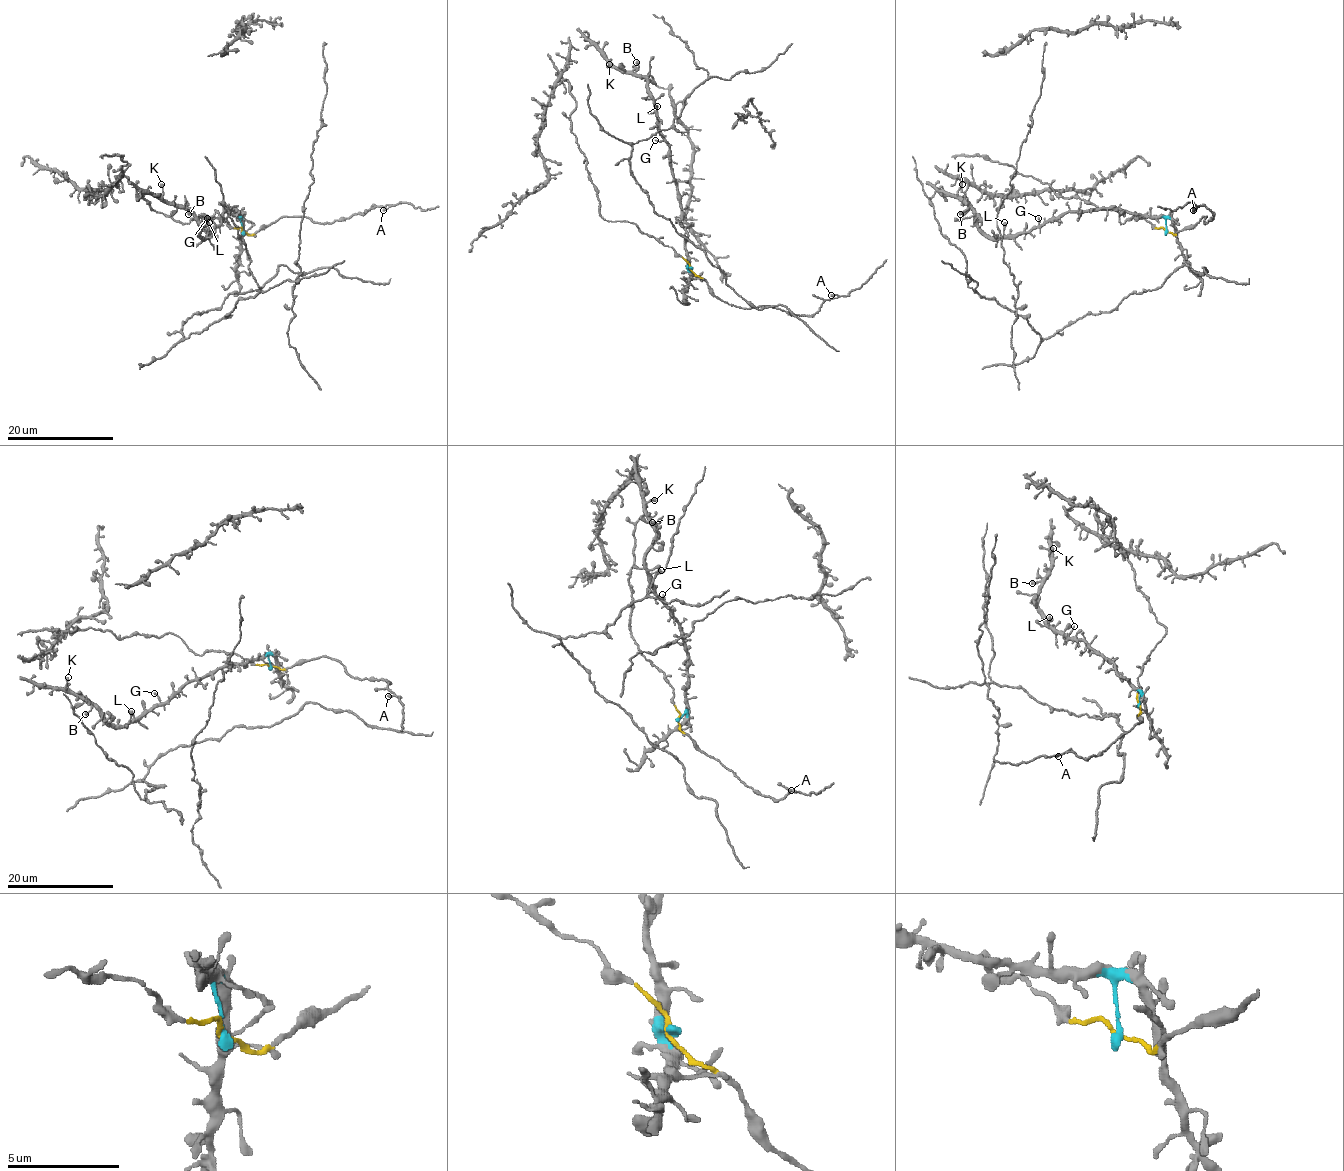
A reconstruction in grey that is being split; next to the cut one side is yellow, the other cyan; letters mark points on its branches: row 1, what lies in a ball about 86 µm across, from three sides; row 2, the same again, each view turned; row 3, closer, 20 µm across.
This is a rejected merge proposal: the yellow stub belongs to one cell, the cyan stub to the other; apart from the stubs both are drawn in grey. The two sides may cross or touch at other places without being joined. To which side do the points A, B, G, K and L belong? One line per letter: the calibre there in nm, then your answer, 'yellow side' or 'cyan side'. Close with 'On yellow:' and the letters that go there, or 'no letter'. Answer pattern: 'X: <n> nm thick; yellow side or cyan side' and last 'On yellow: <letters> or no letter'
A: 280 nm thick; yellow side
B: 260 nm thick; cyan side
G: 130 nm thick; cyan side
K: 300 nm thick; cyan side
L: 360 nm thick; cyan side
On yellow: A

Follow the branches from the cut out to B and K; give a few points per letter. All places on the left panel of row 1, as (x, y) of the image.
B: (242, 231), (240, 217), (233, 208), (226, 211), (202, 237), (197, 219), (188, 208), (190, 211), (188, 215)
K: (242, 231), (233, 208), (202, 237), (196, 217), (169, 204), (161, 184)

